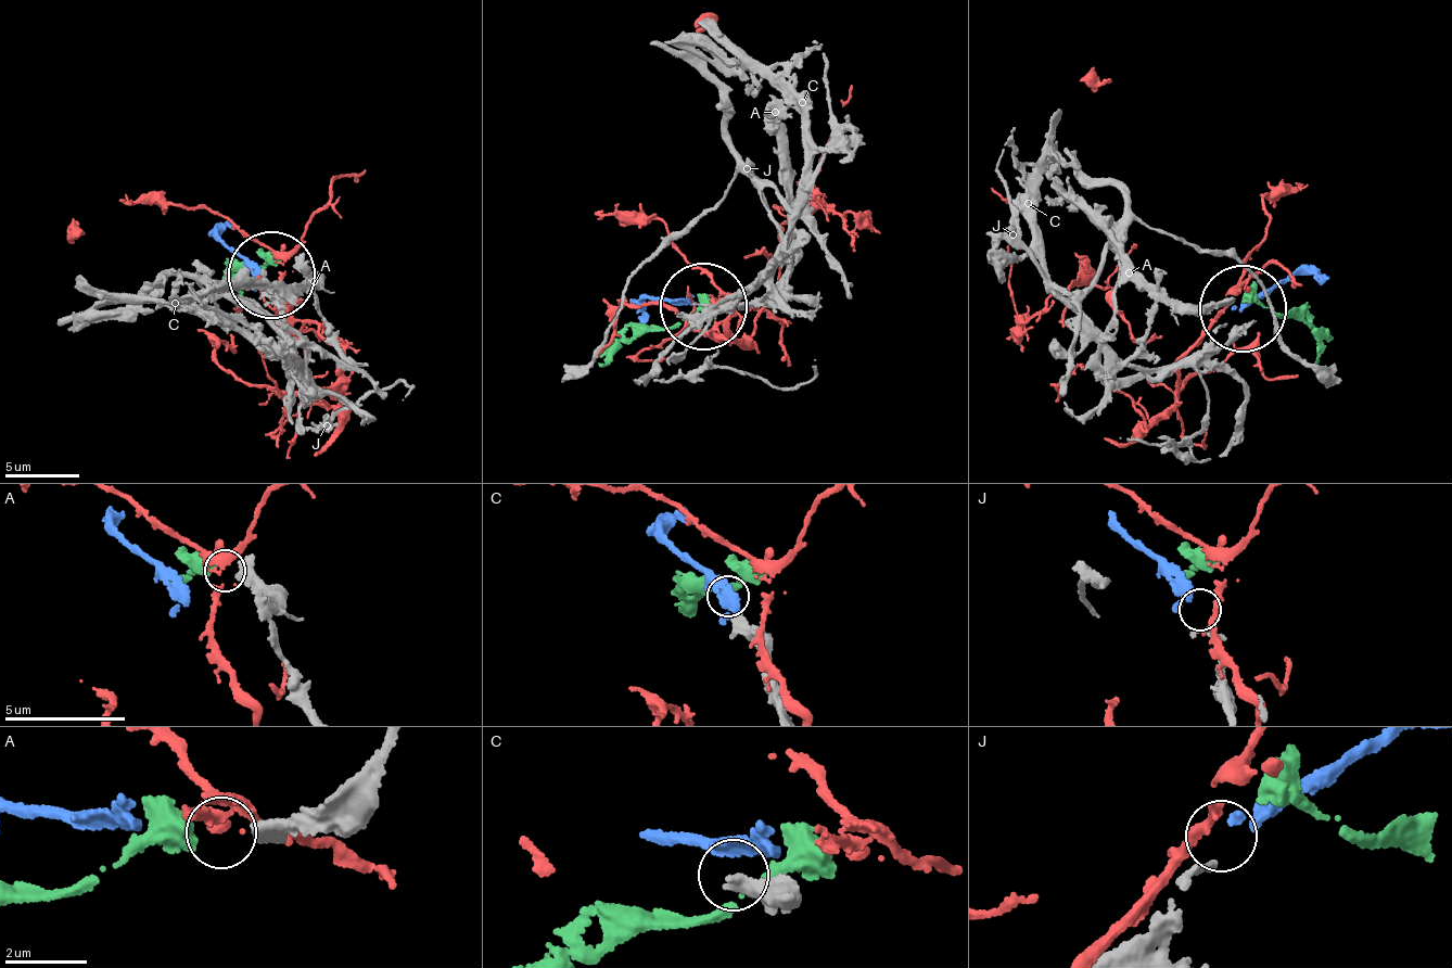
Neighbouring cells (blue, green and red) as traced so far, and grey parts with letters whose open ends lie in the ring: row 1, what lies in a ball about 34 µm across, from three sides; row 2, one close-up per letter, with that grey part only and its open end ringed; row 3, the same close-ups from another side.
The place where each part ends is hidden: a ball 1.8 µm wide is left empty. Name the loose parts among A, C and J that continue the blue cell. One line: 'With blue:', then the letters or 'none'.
With blue: J

